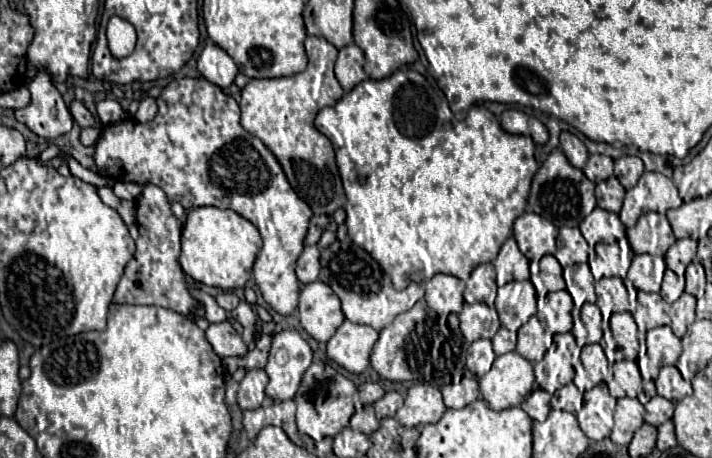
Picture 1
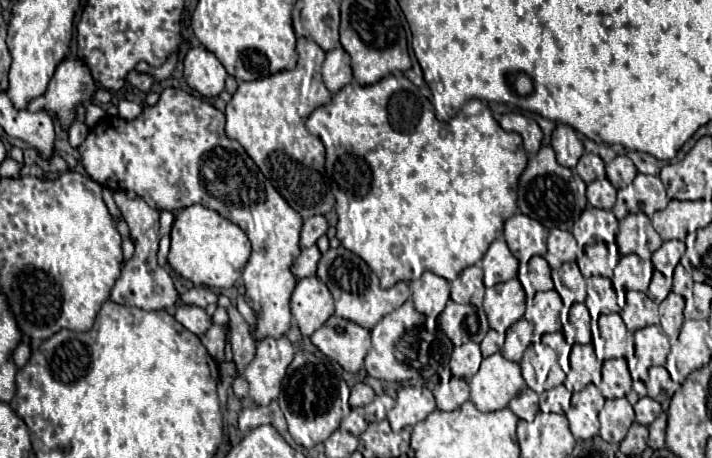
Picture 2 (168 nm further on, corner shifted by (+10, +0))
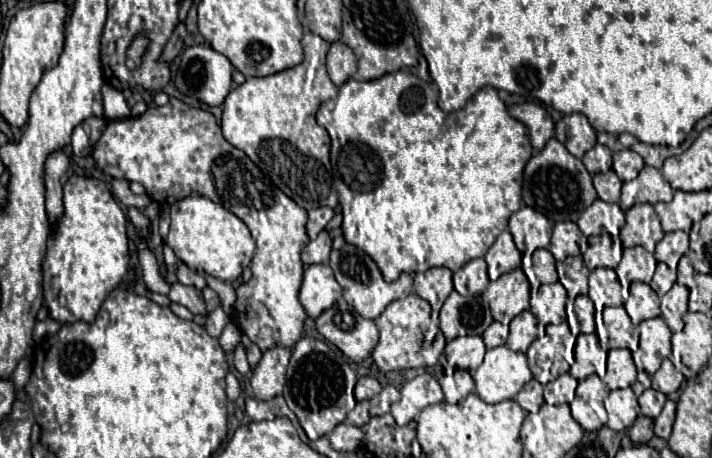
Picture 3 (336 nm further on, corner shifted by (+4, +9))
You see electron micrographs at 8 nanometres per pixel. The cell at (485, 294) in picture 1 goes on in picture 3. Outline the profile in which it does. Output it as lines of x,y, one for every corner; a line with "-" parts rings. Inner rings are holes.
484,258
473,259
465,267
461,267
455,275
455,289
463,295
476,295
471,297
481,297
485,287
489,285
487,277
487,265

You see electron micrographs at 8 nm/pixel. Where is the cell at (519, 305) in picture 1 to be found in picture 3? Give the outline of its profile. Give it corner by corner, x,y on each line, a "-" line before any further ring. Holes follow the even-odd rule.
523,269
501,275
487,287
489,307
495,321
509,325
515,315
529,309
529,281

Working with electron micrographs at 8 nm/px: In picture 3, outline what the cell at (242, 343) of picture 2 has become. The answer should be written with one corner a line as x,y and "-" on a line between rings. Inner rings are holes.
243,335
243,339
241,339
241,343
245,345
245,349
247,349
247,361
249,361
249,367
251,367
251,371
255,369
255,365
259,363
259,357
261,357
261,351
259,351
259,347
255,345
255,343
251,343
245,335

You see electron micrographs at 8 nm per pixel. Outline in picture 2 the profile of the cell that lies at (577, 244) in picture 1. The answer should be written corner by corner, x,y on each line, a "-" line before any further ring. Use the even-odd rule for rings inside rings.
553,228
547,238
547,254
545,260
553,270
559,270
563,262
577,261
577,242
571,232

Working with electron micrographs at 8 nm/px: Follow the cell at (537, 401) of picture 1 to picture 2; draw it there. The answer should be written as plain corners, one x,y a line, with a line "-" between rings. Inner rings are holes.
523,388
511,402
509,402
509,408
521,418
521,420
527,420
531,422
539,410
539,396
531,390
531,388

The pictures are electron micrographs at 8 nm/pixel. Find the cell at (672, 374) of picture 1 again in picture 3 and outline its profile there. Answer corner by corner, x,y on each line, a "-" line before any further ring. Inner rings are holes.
663,359
659,371
653,375
653,387
665,395
671,395
671,393
679,391
683,379
685,377
673,367
673,363
669,359

